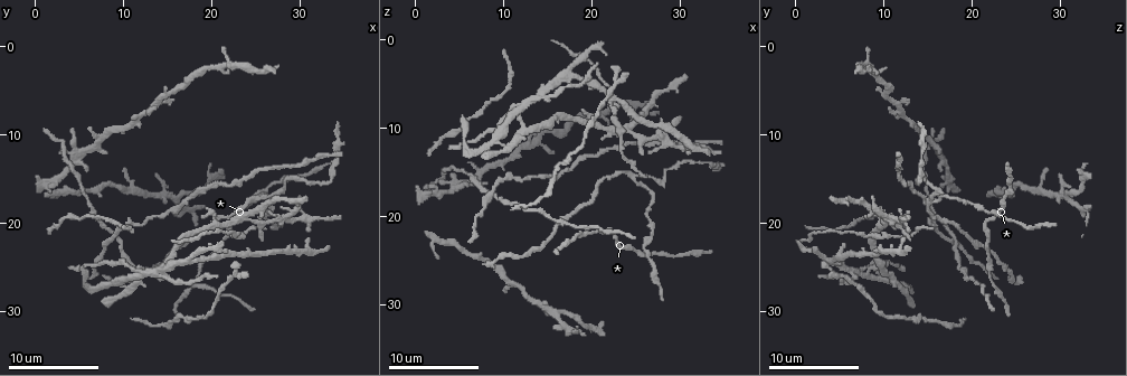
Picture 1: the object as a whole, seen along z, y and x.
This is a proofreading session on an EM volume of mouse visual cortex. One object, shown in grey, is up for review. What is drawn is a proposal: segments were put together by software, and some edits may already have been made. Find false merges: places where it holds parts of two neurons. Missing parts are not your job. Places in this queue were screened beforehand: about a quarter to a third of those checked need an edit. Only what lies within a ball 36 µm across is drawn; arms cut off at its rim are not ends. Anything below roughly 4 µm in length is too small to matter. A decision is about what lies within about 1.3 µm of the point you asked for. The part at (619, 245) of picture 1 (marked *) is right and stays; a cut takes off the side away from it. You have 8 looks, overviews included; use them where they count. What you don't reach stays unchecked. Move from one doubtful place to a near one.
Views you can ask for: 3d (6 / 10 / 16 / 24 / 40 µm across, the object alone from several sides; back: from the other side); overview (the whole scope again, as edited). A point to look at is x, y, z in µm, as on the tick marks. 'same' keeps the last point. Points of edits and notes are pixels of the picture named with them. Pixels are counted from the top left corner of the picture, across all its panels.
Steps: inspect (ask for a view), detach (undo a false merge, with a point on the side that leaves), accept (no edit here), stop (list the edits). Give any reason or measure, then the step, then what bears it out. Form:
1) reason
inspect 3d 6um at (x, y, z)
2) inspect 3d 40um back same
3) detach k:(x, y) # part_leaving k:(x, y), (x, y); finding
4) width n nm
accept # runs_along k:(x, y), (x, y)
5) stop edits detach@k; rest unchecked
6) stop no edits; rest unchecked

inspect 3d 16um at (25.0, 17.0, 15.4)

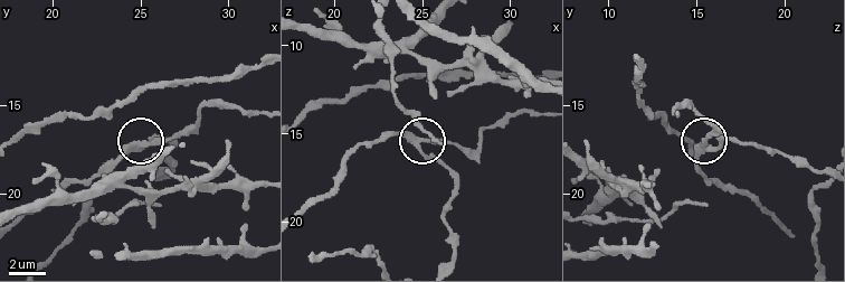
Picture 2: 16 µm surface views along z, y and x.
width 280 nm
accept # runs_along 2:(448, 262), (444, 207), (453, 180), (421, 141), (470, 149); one neuron here

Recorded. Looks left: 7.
inspect 3d 6um at (12.8, 25.6, 10.6)

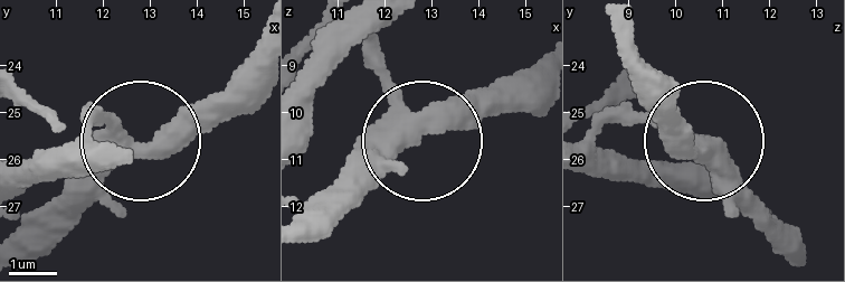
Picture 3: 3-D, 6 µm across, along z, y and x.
side_arm 10 um
accept # runs_along 3:(102, 141), (98, 116), (126, 137), (18, 213); all the same neuron

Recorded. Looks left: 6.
inspect 3d 16um at (18.0, 26.2, 22.0)

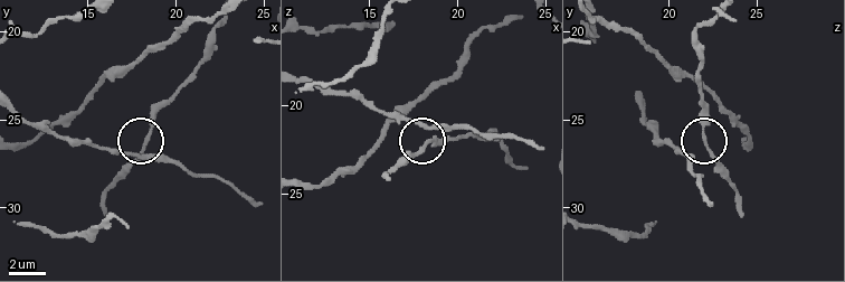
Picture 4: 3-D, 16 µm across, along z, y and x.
arms 3
accept # runs_along 4:(709, 19), (695, 35), (704, 139), (734, 182); continuous, no second neuron

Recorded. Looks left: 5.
four or more arms meet
inspect 3d 10um at (8.8, 21.2, 17.8)

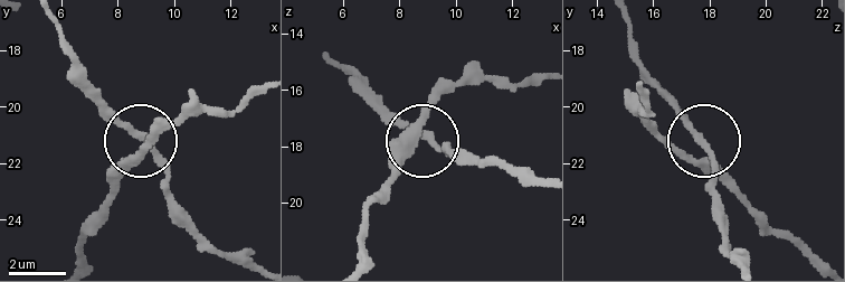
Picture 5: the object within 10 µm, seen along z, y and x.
width 220 nm
accept # runs_along 5:(539, 187), (430, 144), (423, 115), (443, 88); one neuron here

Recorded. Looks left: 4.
stop no edits; rest unchecked

